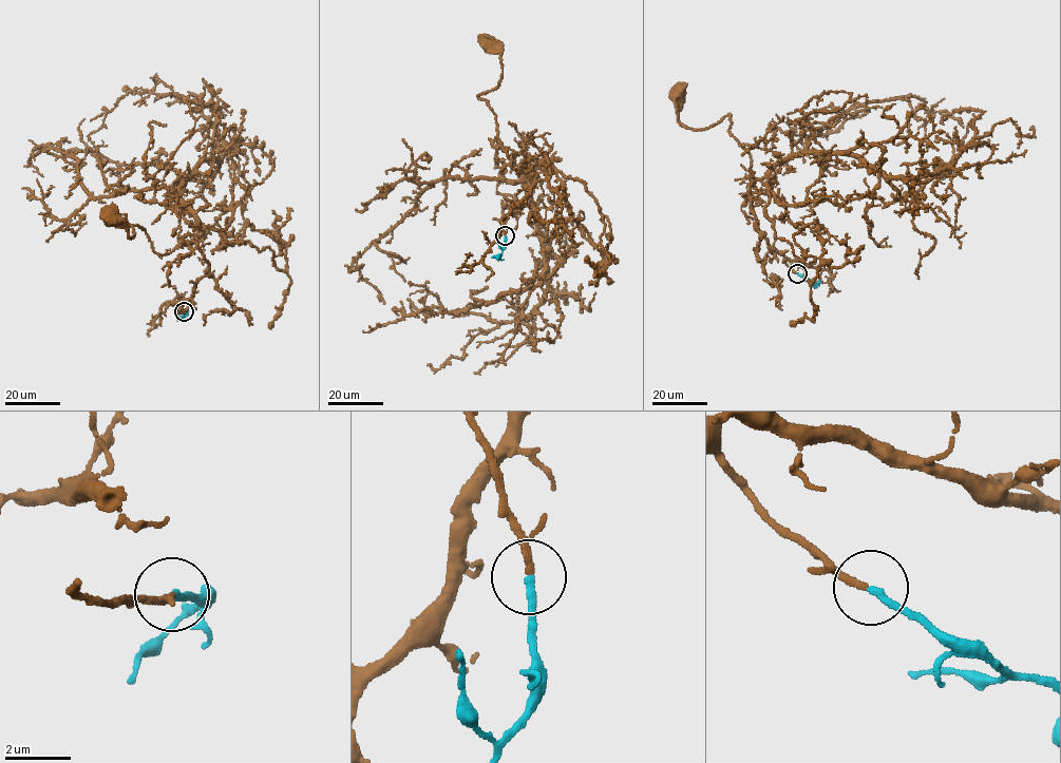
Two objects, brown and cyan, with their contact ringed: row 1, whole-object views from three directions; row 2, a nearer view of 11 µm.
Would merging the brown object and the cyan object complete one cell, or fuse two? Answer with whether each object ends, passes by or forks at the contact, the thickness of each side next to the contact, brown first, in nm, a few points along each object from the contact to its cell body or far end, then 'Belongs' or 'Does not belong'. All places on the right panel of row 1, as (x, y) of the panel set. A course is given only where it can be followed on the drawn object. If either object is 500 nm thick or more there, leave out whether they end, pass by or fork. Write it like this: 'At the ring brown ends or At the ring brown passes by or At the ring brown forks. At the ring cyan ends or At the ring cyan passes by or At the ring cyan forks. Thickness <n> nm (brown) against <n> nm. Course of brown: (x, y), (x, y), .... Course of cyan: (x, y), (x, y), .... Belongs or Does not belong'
At the ring brown ends. At the ring cyan ends. Thickness 220 nm (brown) against 240 nm. Course of brown: (797, 273), (756, 228), (749, 195), (781, 161), (770, 192), (754, 189), (731, 116), (683, 127), (678, 91). Course of cyan: (797, 273), (813, 283), (814, 288). Belongs

